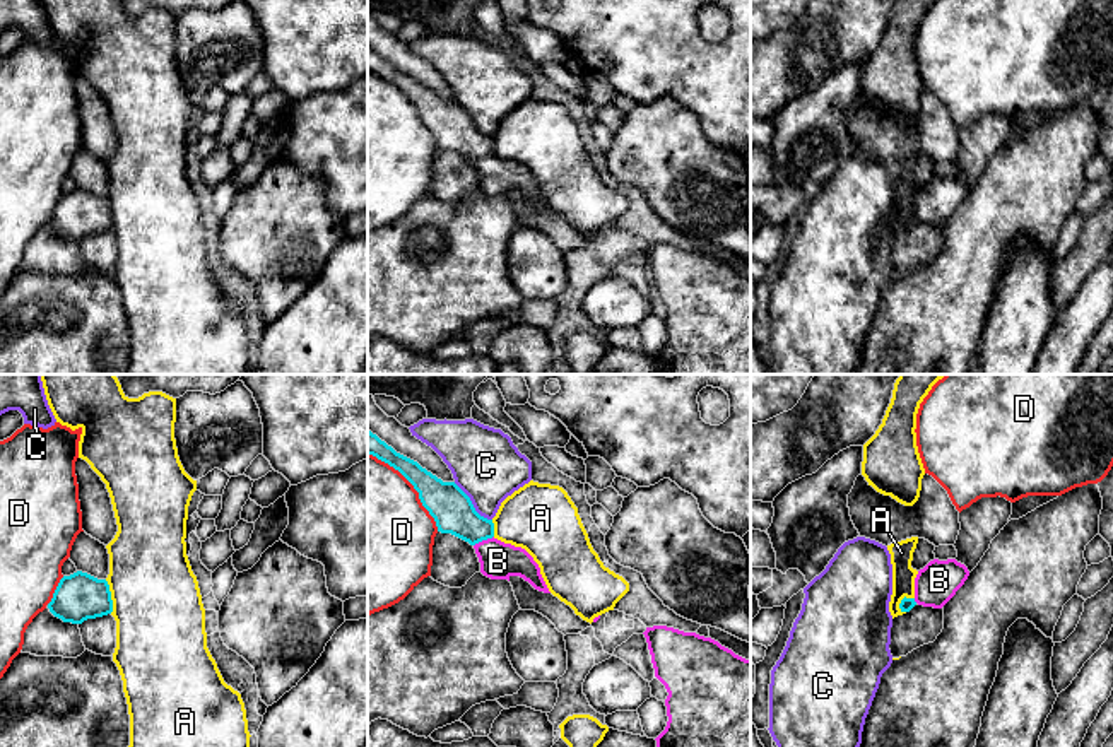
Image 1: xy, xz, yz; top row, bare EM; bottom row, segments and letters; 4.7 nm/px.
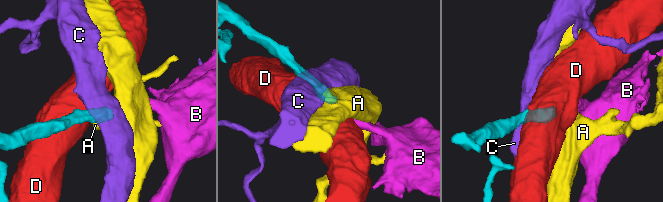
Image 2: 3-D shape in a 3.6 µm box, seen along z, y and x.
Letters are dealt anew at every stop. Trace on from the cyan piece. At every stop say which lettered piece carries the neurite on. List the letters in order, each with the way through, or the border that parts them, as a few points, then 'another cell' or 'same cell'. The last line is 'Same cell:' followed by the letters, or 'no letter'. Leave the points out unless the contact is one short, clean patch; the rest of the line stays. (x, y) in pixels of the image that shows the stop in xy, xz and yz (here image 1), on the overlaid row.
A: along xy (105, 580), (110, 590), (111, 612) | another cell
B: across xz (452, 510), (482, 539), (498, 561) | same cell
C: along xz (453, 482), (469, 498), (472, 506), (491, 520) | another cell
D: another cell
Same cell: B

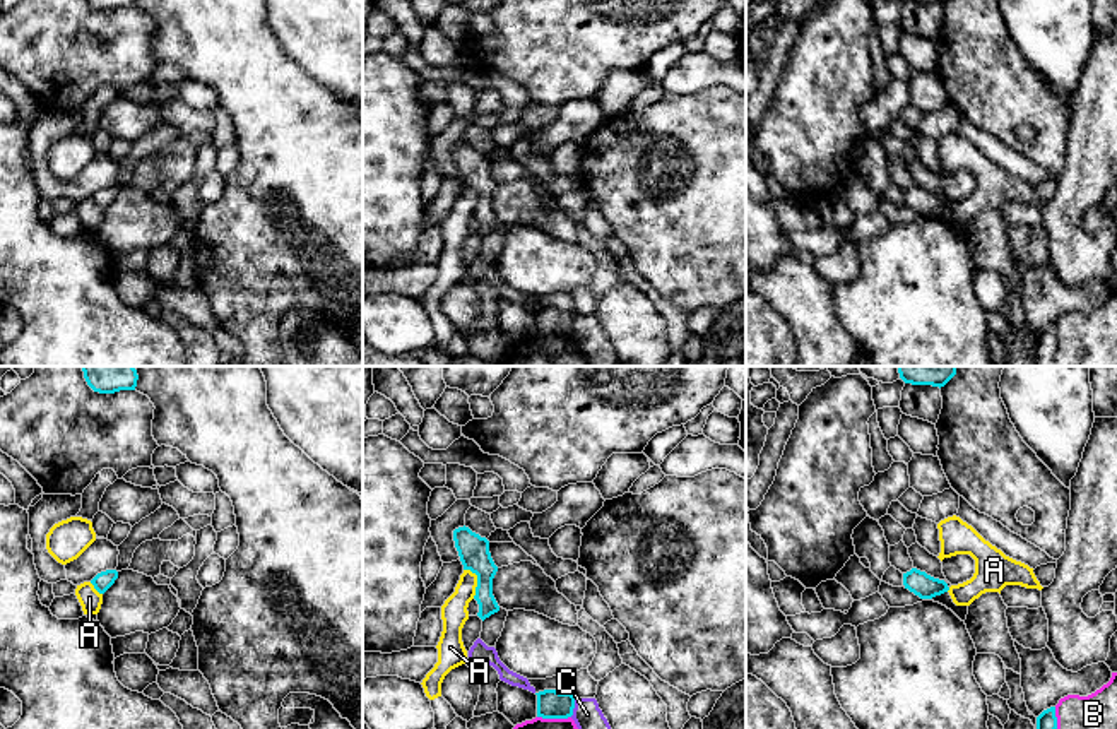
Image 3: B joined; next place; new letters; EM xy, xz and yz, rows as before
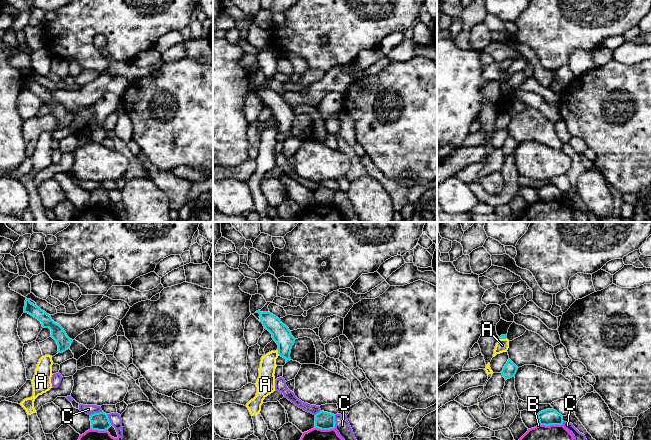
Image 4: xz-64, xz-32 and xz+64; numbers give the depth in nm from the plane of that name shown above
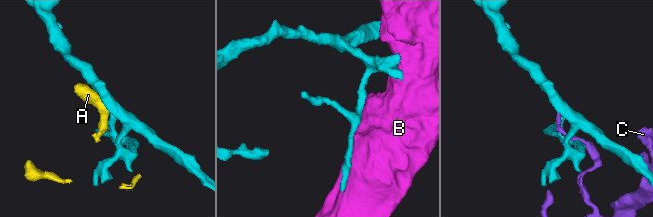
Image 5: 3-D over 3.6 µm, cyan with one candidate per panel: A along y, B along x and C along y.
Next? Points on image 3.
A: along xz (464, 568), (476, 575), (476, 594), (472, 598) | another cell
B: another cell
C: along xz (575, 699), (570, 716) | another cell
Same cell: no letter

